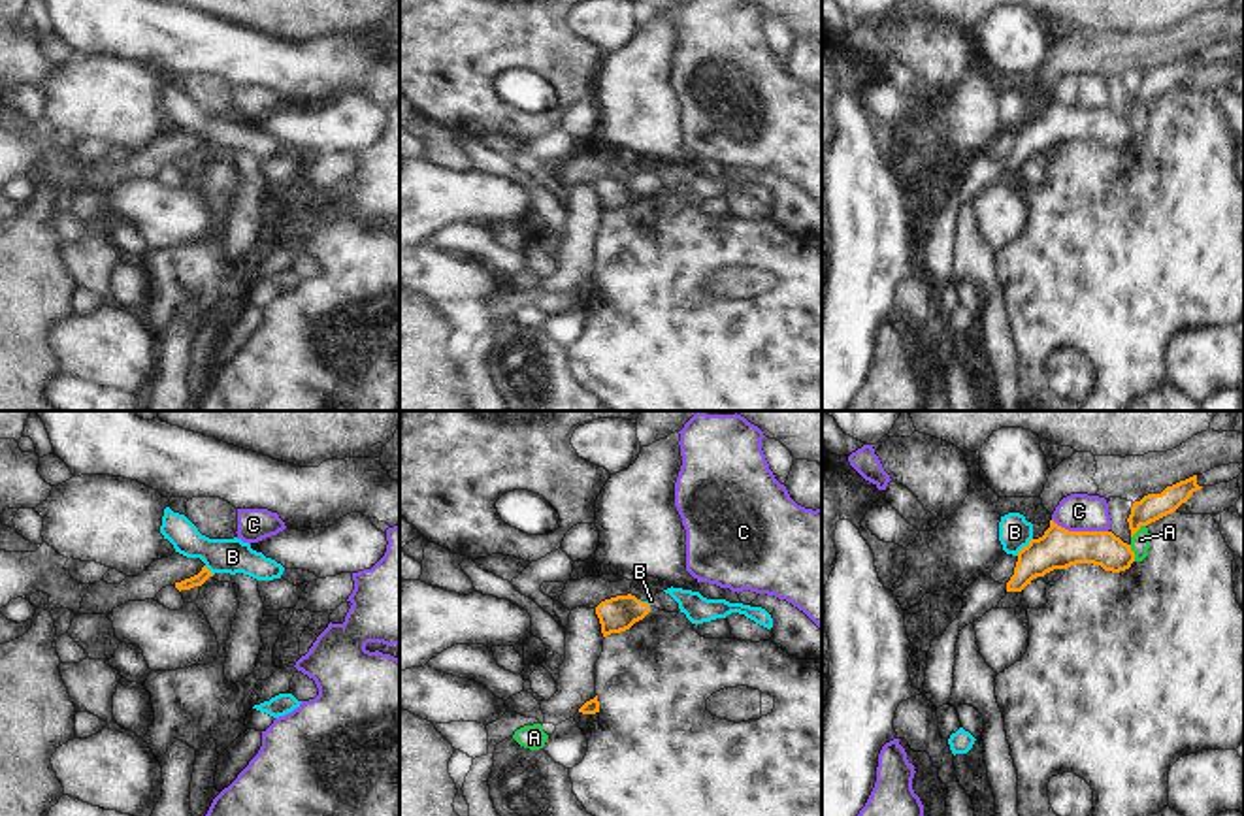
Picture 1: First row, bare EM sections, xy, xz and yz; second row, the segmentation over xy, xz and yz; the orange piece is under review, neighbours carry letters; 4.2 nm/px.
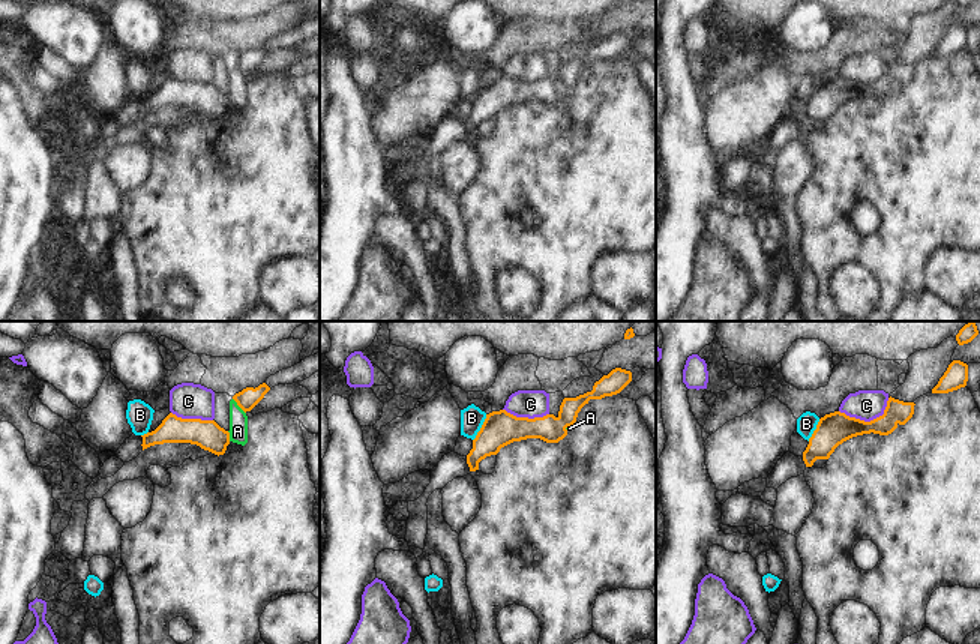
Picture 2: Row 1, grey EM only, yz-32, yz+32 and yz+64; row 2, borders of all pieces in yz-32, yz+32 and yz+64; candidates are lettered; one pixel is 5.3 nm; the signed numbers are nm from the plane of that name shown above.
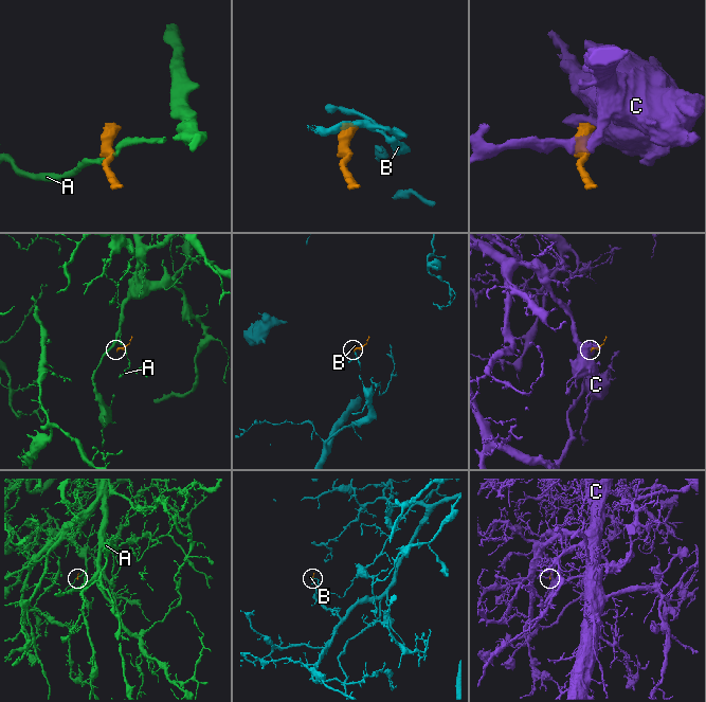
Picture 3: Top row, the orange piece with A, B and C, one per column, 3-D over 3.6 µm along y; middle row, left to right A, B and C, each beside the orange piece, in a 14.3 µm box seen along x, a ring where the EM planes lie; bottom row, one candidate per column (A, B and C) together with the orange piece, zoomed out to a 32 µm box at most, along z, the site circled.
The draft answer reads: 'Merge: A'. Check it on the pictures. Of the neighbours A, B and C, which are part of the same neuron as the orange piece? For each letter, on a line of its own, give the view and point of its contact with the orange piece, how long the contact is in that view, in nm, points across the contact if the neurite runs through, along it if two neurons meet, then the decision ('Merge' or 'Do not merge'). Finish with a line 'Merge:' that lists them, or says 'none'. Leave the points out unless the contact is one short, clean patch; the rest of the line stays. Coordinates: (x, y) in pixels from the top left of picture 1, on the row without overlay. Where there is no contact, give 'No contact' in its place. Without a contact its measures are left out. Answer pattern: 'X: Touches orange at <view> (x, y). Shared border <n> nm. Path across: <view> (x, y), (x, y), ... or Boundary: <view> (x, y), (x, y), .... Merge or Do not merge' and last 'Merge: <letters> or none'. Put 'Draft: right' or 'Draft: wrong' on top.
Draft: wrong
A: Touches orange at yz (1137, 108). Shared border 90 nm. Boundary: yz (1145, 102), (1131, 115). Do not merge
B: Touches orange at yz (1024, 125). Shared border 100 nm. Boundary: yz (1031, 115), (1016, 132). Do not merge
C: Touches orange at yz (1080, 110). Shared border 240 nm. Boundary: yz (1052, 97), (1069, 108), (1107, 110). Do not merge
Merge: none

